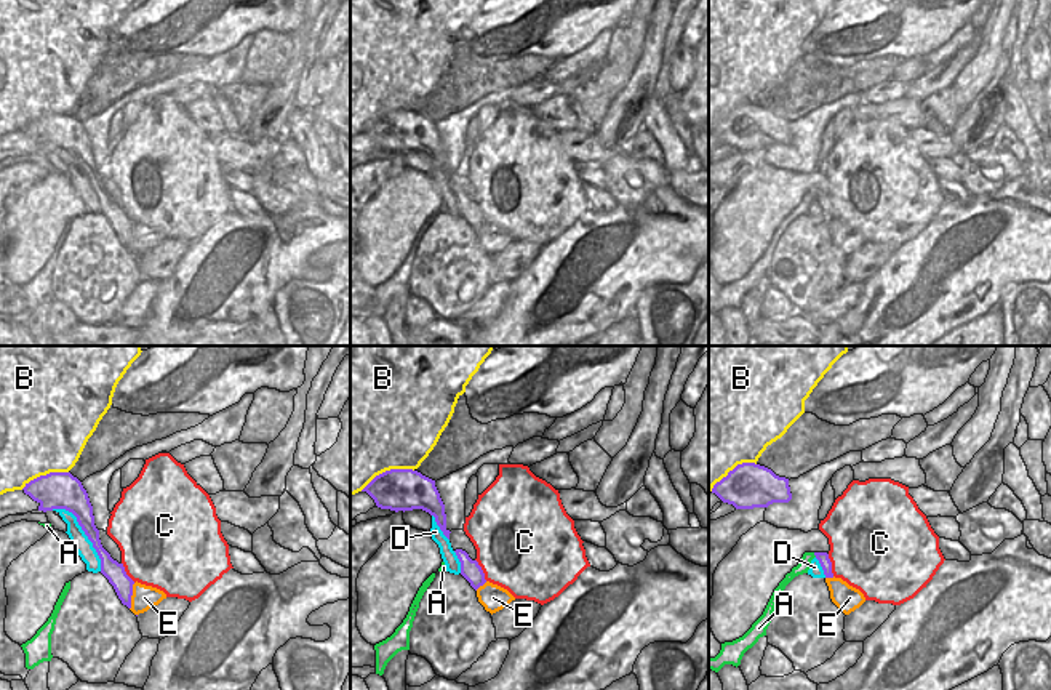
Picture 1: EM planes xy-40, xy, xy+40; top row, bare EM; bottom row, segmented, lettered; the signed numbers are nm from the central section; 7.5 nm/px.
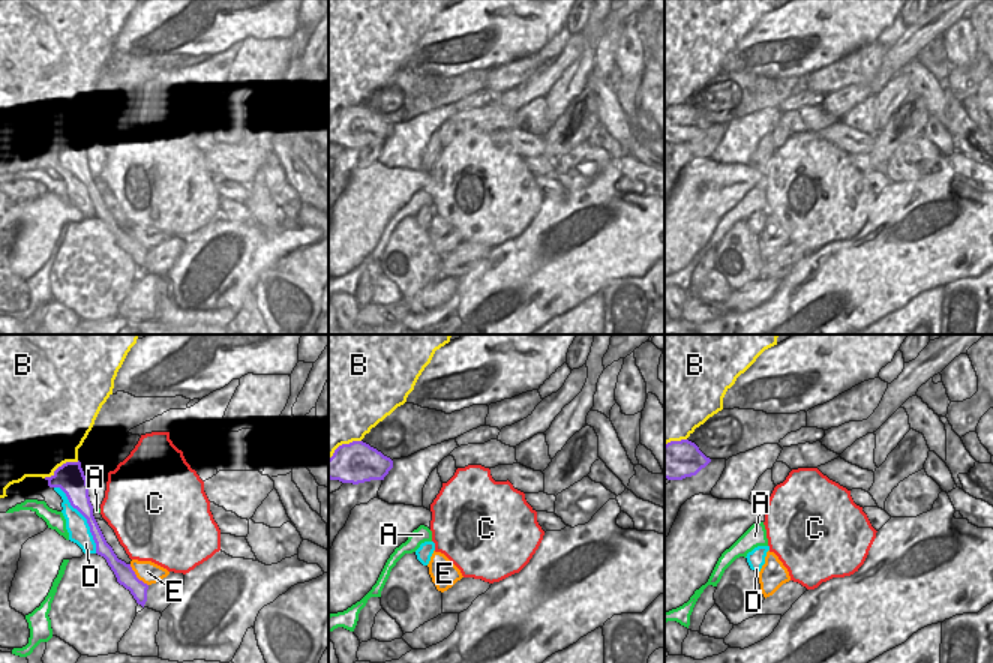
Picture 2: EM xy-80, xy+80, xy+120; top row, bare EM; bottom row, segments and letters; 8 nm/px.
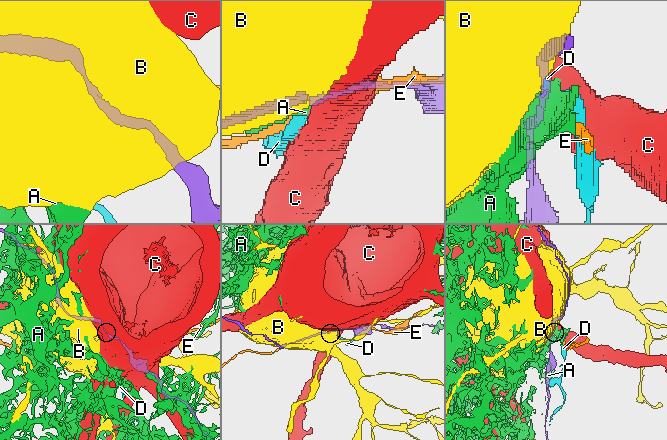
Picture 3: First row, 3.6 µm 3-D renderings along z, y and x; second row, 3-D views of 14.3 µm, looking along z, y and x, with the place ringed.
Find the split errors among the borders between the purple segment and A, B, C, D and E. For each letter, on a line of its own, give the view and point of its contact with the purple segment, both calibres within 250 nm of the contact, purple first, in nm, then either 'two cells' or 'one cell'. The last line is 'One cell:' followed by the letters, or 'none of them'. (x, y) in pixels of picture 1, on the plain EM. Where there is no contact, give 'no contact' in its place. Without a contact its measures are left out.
A: xy+40 (815, 196) | 90/100 nm | two cells
B: xy (386, 112) | 320/500 nm | two cells
C: xy+40 (831, 207) | 90/480 nm | two cells
D: xy-40 (85, 175) | 180/140 nm | two cells
E: xy-40 (131, 236) | 150/180 nm | two cells
One cell: none of them

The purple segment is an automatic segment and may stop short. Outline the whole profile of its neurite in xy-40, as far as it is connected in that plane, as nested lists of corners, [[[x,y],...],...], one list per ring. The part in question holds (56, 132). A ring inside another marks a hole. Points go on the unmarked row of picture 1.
[[[50,114],[30,122],[22,131],[40,146],[38,152],[66,150],[77,158],[101,200],[101,215],[114,227],[122,245],[131,250],[134,223],[126,216],[123,205],[114,202],[102,189],[99,171],[94,166],[93,147],[82,123],[70,114]]]

